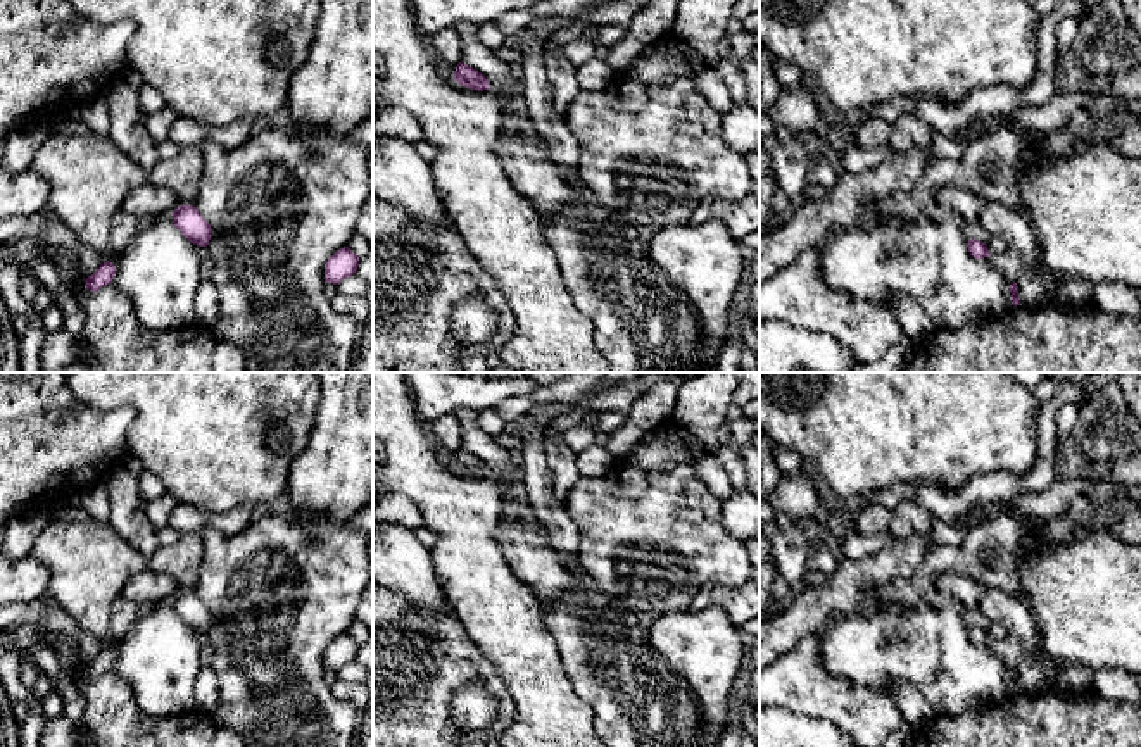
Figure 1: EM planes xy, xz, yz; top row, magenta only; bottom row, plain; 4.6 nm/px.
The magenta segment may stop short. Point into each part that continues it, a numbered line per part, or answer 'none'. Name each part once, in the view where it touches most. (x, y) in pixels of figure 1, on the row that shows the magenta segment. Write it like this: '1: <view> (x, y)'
none

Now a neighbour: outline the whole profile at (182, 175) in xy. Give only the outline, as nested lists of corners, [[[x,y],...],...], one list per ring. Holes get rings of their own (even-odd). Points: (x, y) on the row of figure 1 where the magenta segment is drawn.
[[[185,147],[171,159],[159,159],[148,173],[148,181],[173,191],[180,205],[193,205],[204,176],[202,147]]]

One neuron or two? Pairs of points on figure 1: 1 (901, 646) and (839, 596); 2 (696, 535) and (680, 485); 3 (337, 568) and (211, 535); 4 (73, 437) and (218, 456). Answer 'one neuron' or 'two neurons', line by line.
1: two neurons
2: one neuron
3: one neuron
4: two neurons

